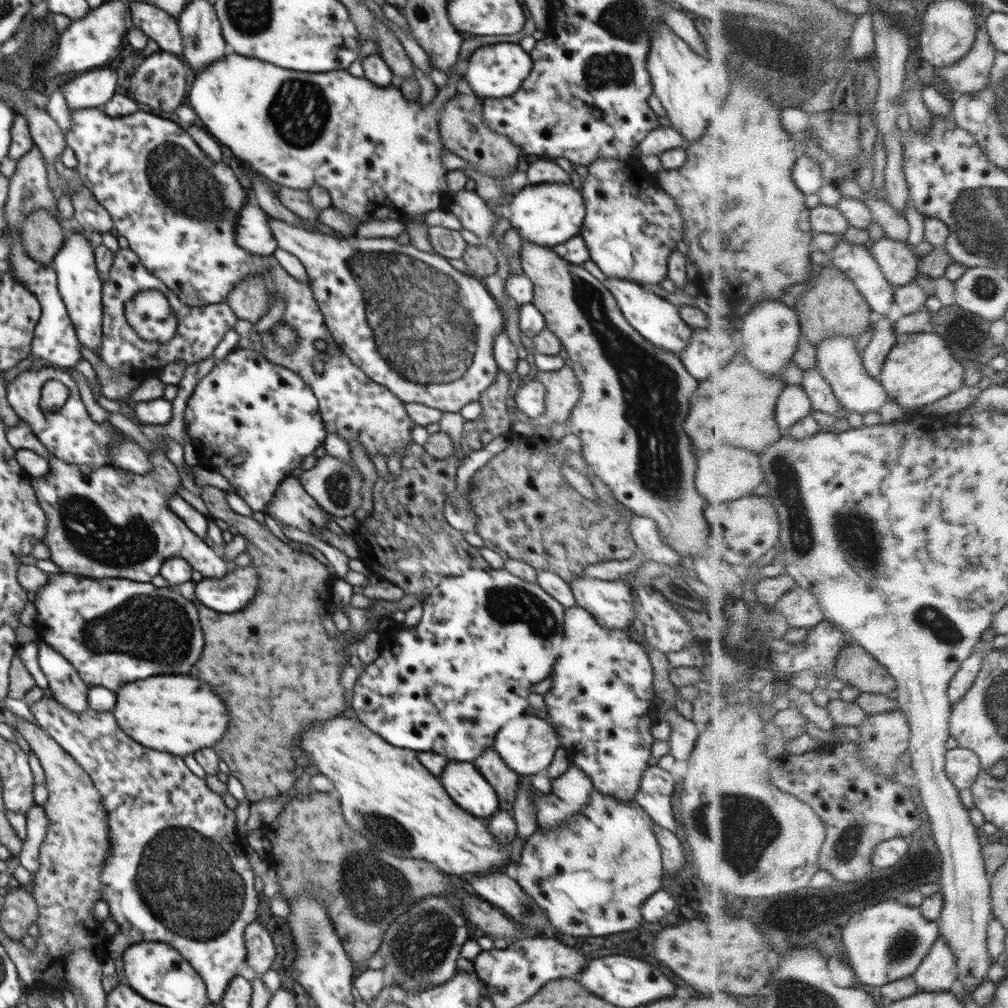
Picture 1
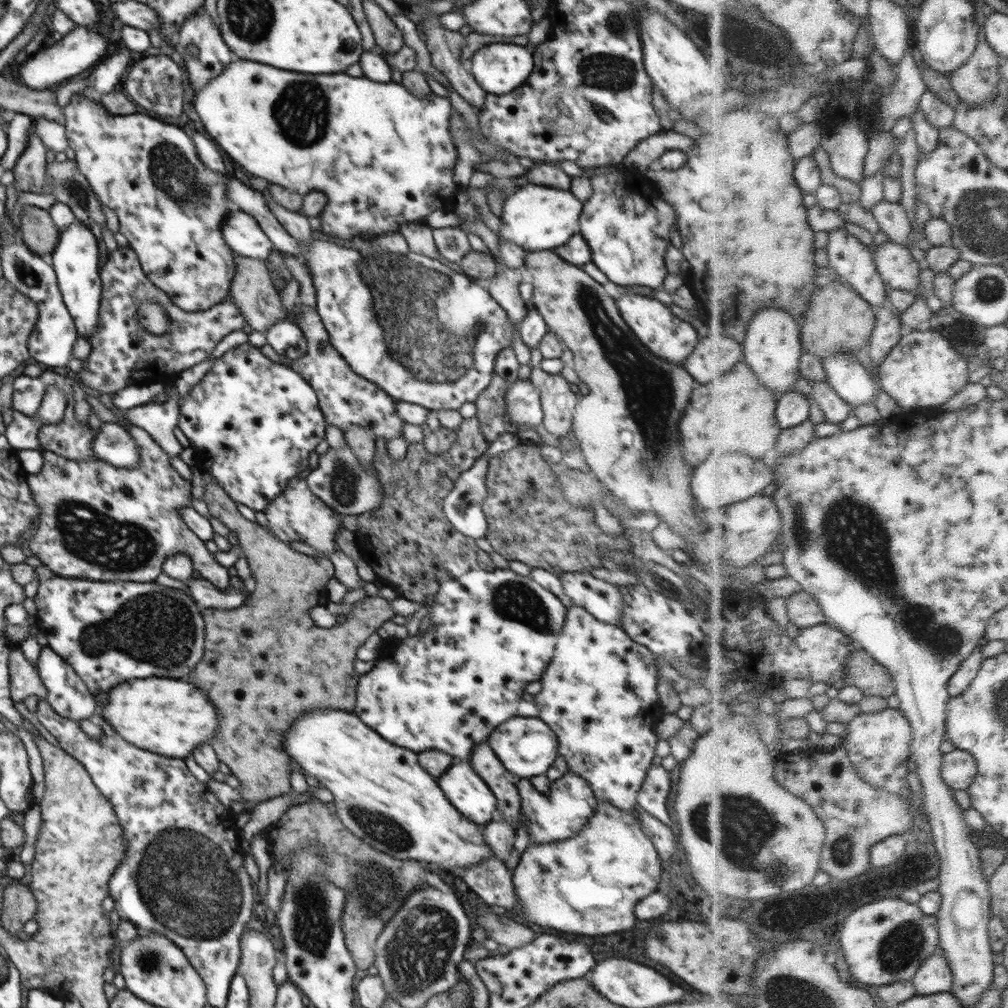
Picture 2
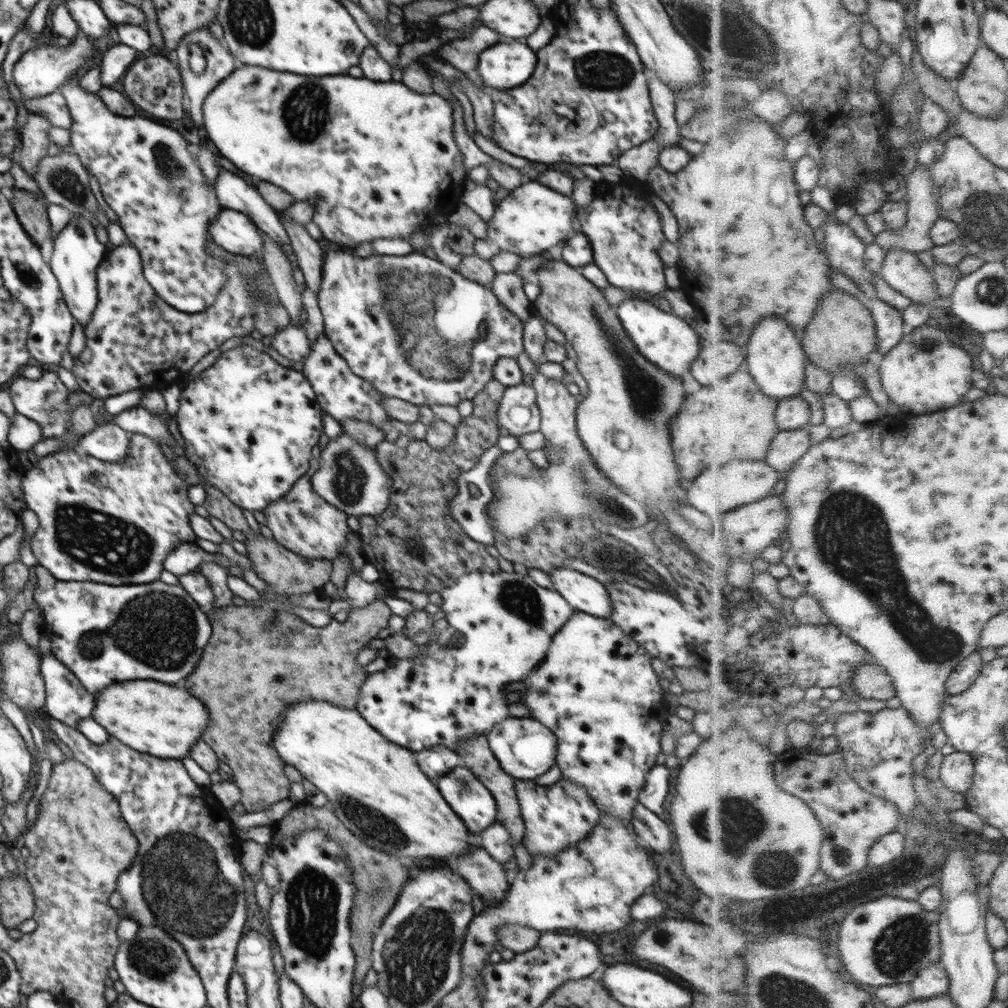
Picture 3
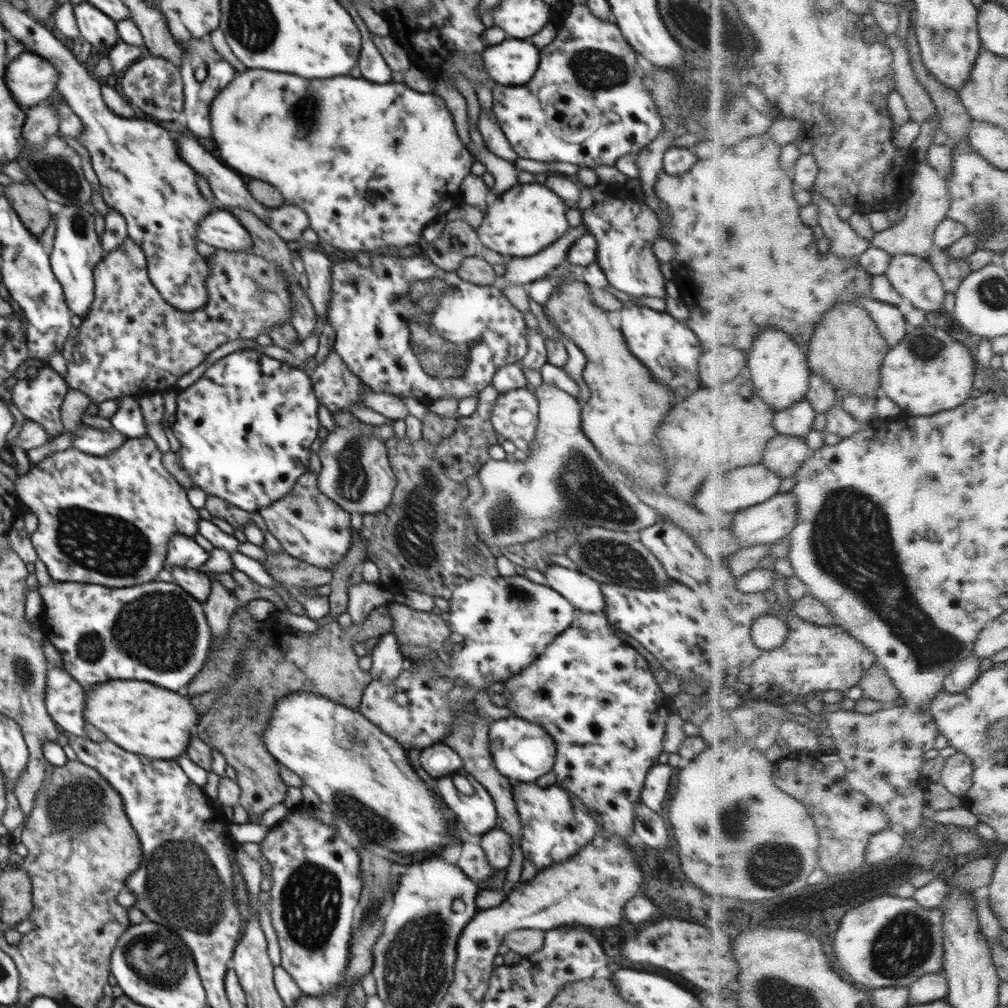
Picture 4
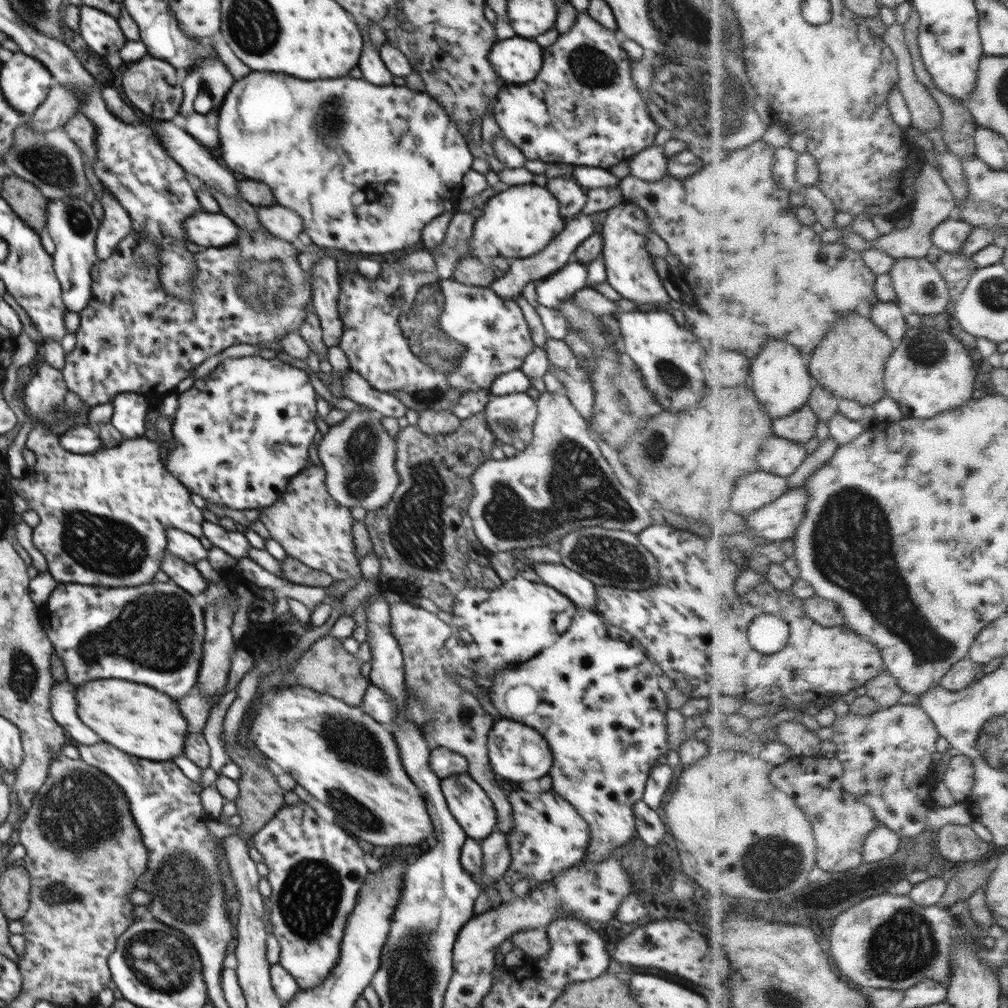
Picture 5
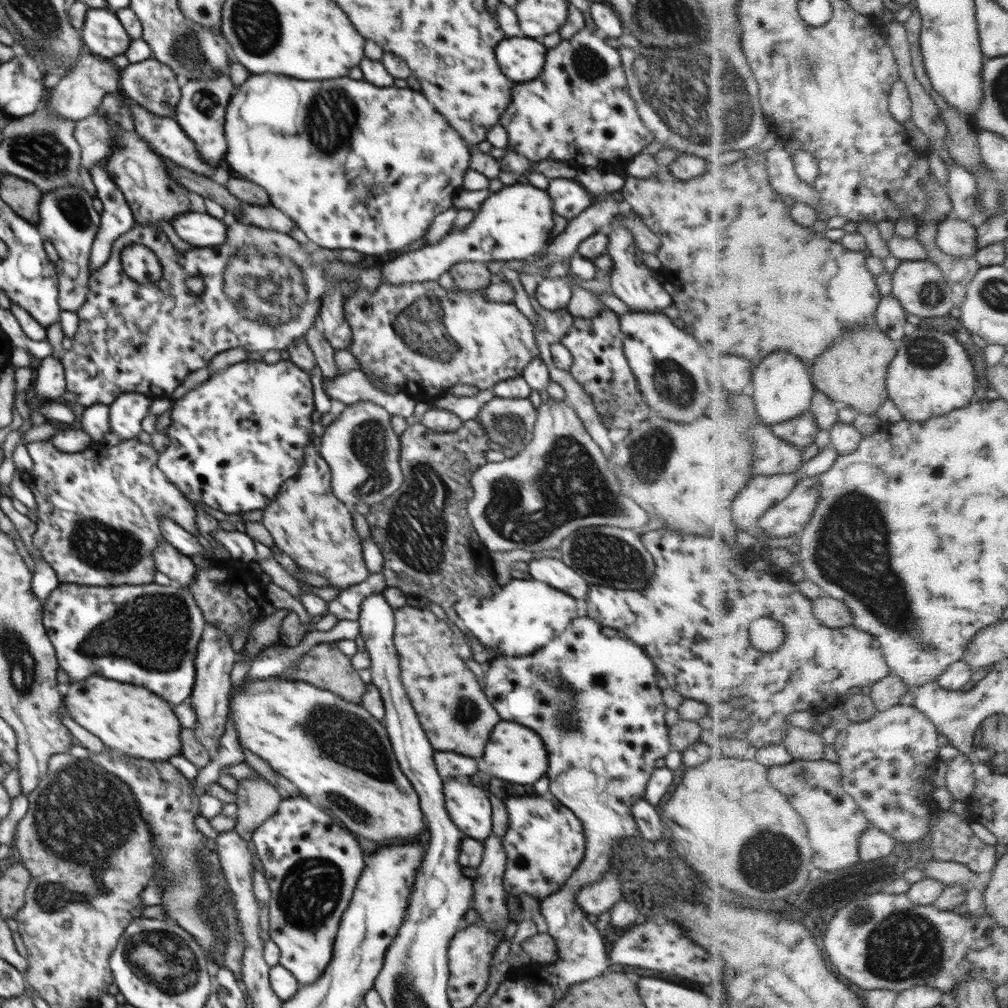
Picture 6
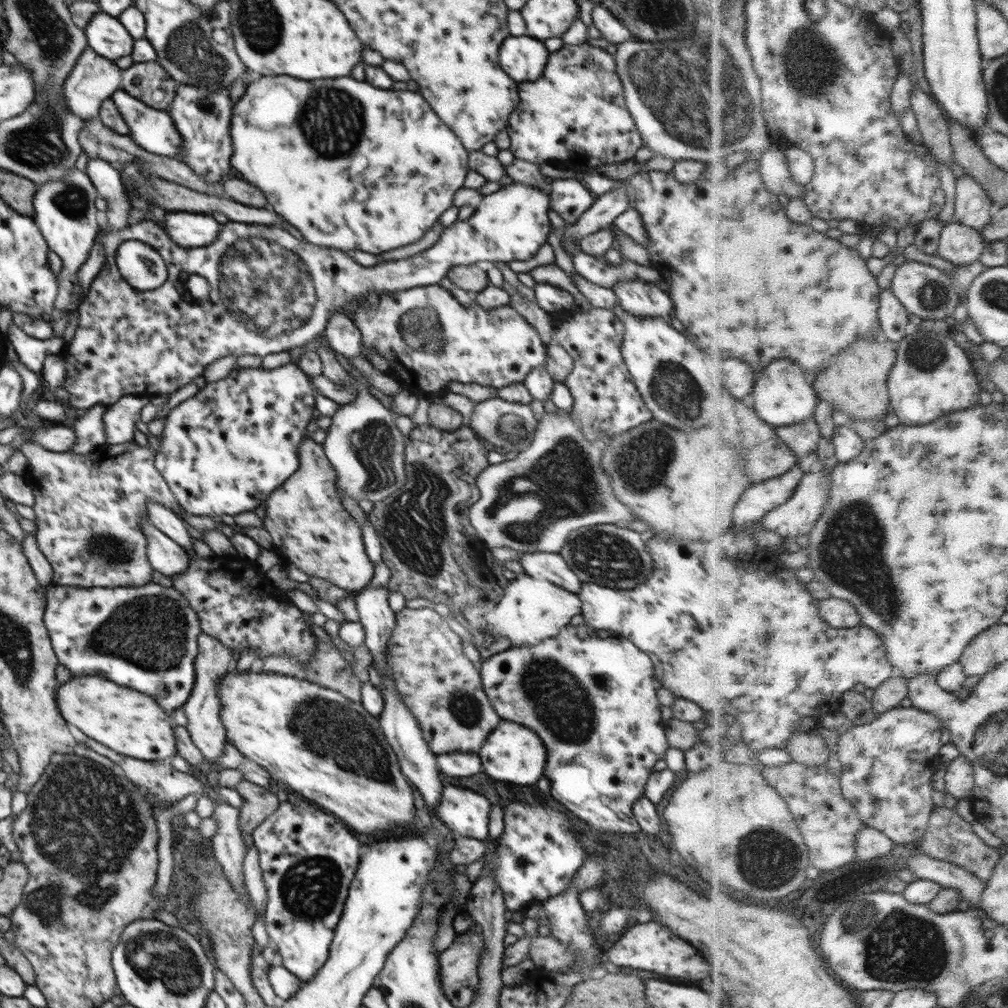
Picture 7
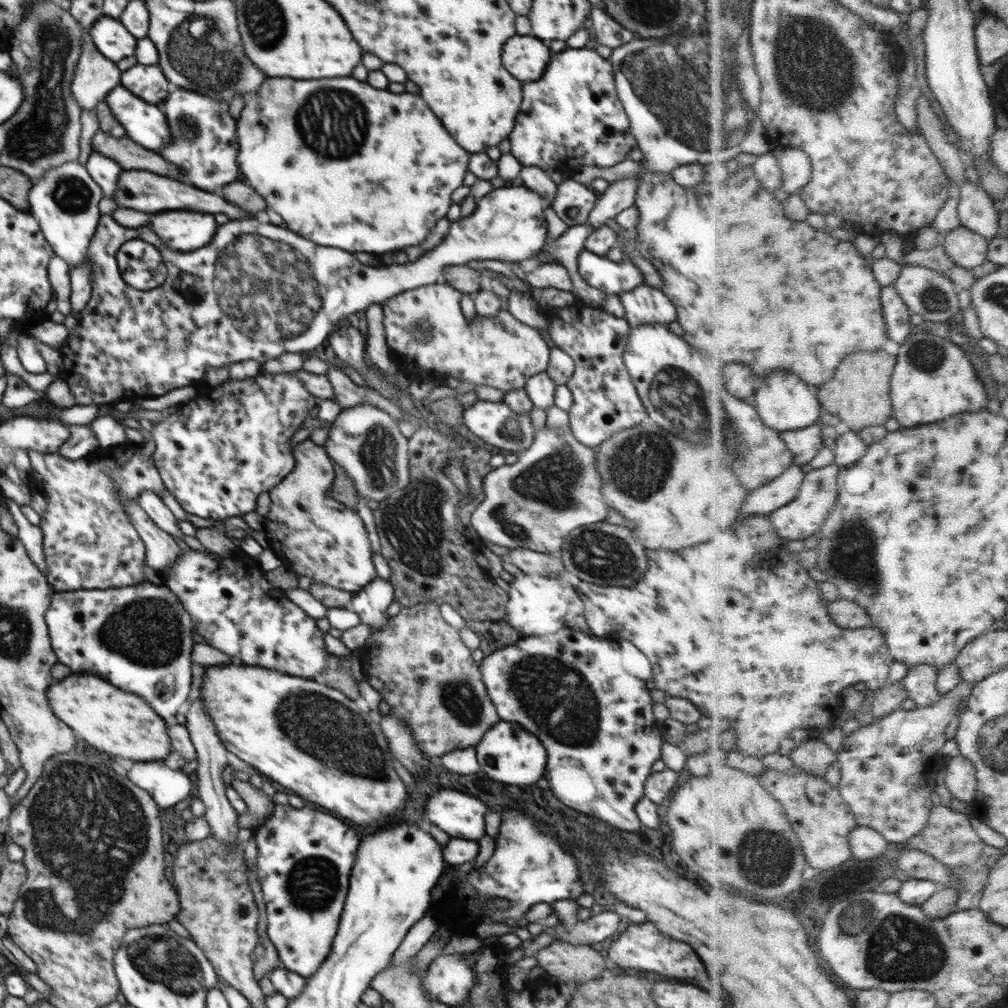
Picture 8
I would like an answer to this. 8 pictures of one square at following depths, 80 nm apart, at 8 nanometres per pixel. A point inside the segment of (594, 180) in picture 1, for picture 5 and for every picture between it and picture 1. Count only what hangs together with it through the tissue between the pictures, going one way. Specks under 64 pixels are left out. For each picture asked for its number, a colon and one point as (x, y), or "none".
2: (626, 224)
3: (626, 234)
4: (625, 230)
5: (630, 270)

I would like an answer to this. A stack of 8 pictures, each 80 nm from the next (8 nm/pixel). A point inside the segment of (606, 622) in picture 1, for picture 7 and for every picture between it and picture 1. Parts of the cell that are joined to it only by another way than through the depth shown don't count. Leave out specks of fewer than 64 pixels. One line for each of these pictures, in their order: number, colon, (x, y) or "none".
2: (603, 600)
3: (584, 593)
4: (584, 593)
5: (576, 587)
6: (552, 571)
7: (552, 567)

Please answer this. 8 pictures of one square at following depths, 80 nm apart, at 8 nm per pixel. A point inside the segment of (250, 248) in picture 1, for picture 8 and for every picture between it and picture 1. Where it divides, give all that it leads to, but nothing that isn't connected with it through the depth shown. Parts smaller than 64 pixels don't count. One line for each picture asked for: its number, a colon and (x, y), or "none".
2: (241, 232)
3: (234, 231)
4: (220, 228)
5: (211, 230)
6: (201, 230)
7: (187, 230)
8: (182, 230)

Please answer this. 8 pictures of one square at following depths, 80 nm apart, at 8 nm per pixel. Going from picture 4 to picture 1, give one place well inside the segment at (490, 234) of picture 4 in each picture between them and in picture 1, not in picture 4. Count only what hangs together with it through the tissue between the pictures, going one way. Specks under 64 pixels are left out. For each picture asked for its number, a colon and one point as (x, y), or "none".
1: (548, 214)
2: (535, 217)
3: (533, 218)

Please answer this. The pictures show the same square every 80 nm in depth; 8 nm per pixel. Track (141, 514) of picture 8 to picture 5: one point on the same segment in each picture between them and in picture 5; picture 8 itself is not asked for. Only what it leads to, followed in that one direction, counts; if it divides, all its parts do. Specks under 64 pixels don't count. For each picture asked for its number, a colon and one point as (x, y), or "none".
5: (184, 574)
6: (179, 567)
7: (168, 557)

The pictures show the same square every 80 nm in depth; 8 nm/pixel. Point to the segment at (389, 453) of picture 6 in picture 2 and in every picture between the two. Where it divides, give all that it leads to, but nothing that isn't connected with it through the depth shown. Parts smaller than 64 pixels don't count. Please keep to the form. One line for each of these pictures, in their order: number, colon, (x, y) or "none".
2: (340, 480)
3: (350, 477)
4: (356, 474)
5: (358, 454)

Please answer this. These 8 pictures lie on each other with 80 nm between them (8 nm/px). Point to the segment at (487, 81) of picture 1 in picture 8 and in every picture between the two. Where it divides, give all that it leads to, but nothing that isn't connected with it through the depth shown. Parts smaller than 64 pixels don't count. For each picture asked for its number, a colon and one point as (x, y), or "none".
2: (499, 68)
3: (505, 66)
4: (512, 62)
5: (517, 60)
6: (521, 59)
7: (524, 58)
8: (525, 57)

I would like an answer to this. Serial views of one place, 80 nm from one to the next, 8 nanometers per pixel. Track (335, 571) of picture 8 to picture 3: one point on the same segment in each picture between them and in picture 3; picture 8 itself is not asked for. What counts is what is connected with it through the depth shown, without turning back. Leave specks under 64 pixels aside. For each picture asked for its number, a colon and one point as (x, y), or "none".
3: (302, 520)
4: (309, 526)
5: (312, 527)
6: (307, 522)
7: (309, 526)

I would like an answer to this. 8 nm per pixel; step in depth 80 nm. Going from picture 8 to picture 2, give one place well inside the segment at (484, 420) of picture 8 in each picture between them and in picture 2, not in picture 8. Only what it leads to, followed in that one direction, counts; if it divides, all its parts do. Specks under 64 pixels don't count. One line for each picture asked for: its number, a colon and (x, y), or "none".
2: (523, 405)
3: (518, 414)
4: (515, 415)
5: (511, 418)
6: (510, 422)
7: (511, 426)

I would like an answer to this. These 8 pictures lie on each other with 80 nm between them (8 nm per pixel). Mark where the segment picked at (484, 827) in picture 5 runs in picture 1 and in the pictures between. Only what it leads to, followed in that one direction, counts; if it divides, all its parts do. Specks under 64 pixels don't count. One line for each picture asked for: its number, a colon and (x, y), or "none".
1: (466, 786)
2: (469, 794)
3: (473, 803)
4: (477, 813)

